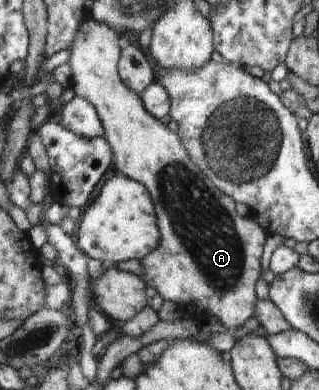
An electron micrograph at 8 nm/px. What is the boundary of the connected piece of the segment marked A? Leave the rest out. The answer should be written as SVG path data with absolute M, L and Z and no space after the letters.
M88 18L79 25L78 32L75 33L68 64L71 68L72 91L91 102L103 121L104 137L112 148L113 168L143 184L151 195L160 230L160 243L141 260L144 268L143 280L148 286L153 286L164 300L179 304L203 302L205 310L211 316L219 318L227 330L235 334L247 319L254 316L254 304L258 299L255 284L261 274L261 255L269 234L251 216L242 217L237 213L236 202L223 194L211 180L207 180L207 176L199 170L183 148L179 135L151 116L143 106L140 96L125 86L118 73L118 60L122 51L119 38L118 32L110 26L95 18Z

